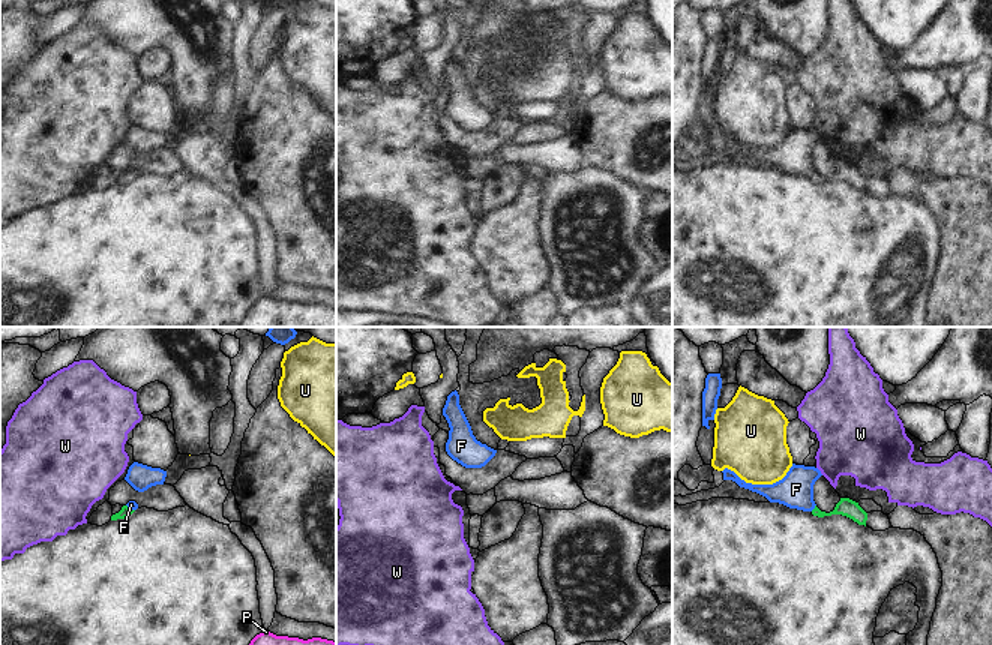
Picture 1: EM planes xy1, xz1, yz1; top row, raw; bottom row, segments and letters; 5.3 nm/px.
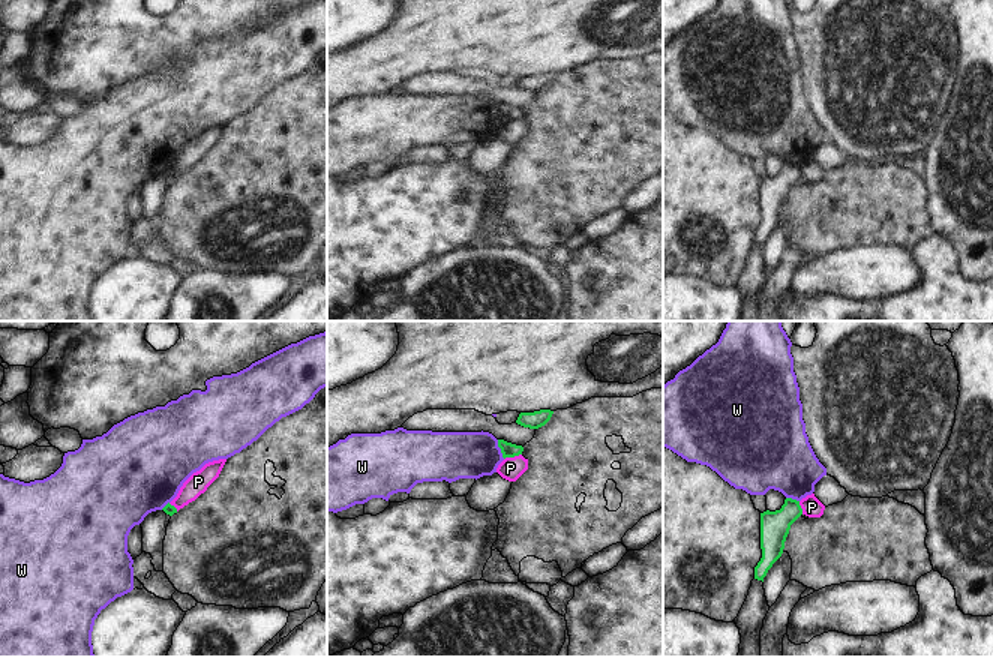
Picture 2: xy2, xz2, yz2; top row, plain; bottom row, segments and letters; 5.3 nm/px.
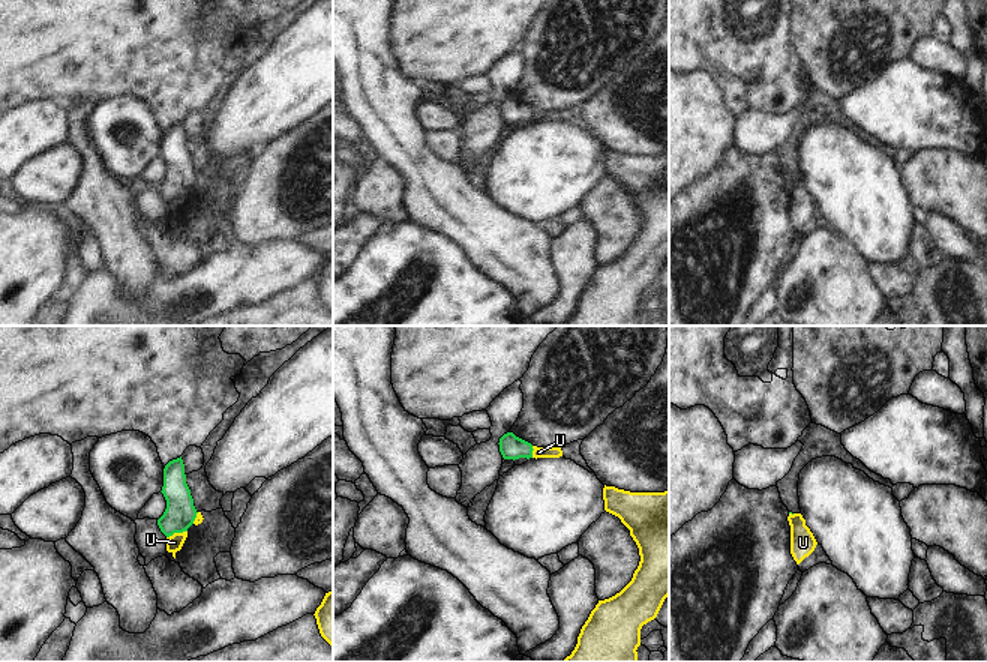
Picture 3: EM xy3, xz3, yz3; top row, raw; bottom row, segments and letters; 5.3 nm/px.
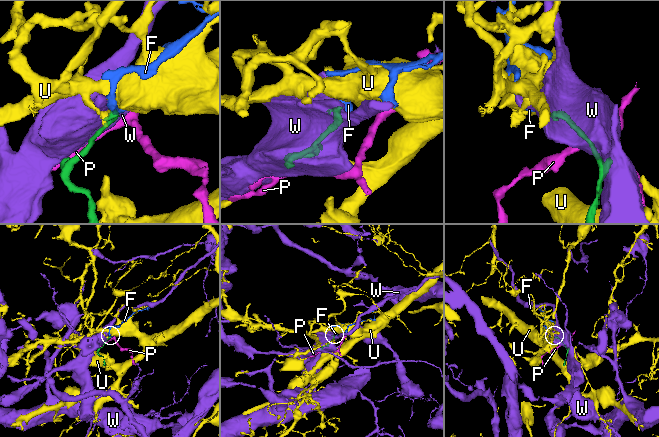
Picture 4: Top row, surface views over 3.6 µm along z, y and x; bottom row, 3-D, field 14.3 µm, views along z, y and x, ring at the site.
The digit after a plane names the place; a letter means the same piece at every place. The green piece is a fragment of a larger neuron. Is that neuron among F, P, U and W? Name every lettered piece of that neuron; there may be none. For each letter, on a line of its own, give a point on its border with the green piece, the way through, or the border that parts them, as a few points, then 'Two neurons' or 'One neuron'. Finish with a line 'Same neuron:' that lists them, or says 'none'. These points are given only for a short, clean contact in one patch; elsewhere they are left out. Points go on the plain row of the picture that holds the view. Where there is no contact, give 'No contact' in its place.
F: Touches green at yz1 (815, 171). Path across: yz1 (847, 171), (830, 177), (815, 171), (796, 153). One neuron
P: Touches green at xz2 (512, 120). Boundary: xz2 (521, 117), (504, 123). Two neurons
U: Touches green at xy3 (176, 195). Boundary: xy3 (186, 194), (176, 195), (167, 201). Two neurons
W: Touches green at xz2 (501, 113). Two neurons
Same neuron: F

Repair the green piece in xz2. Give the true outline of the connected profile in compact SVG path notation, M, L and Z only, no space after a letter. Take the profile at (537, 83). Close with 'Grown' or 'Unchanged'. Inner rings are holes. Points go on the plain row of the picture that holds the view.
M540 74L540 75L534 75L534 76L520 76L516 87L524 92L538 93L550 84L552 78L554 78L554 75L550 75L550 74Z. Unchanged

